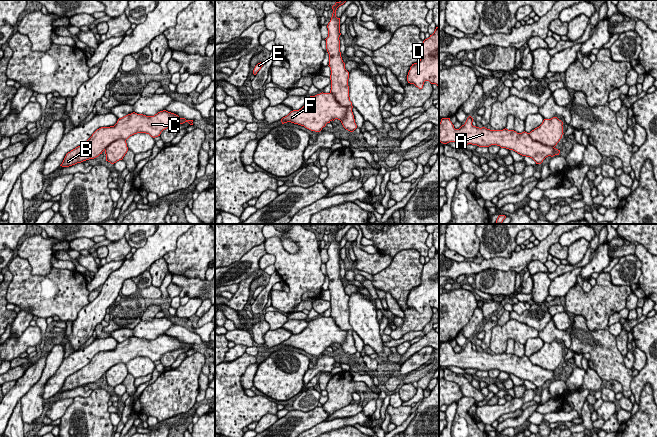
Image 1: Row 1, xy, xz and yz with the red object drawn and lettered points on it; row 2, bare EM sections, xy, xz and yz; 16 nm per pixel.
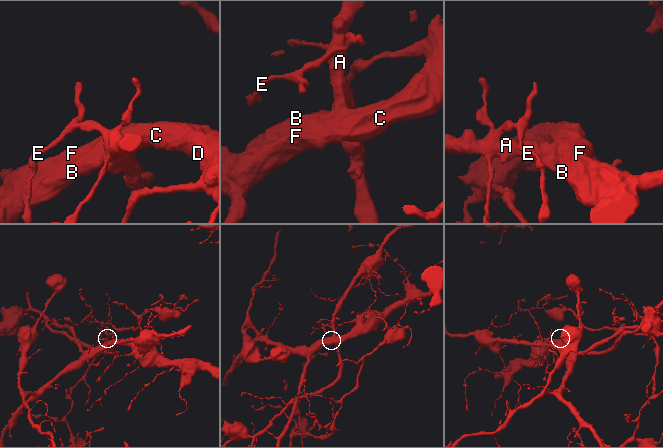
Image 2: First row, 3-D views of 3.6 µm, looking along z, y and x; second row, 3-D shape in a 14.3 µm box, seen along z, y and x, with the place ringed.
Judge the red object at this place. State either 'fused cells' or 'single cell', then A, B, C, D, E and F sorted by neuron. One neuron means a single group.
fused cells; A E / B C D F

